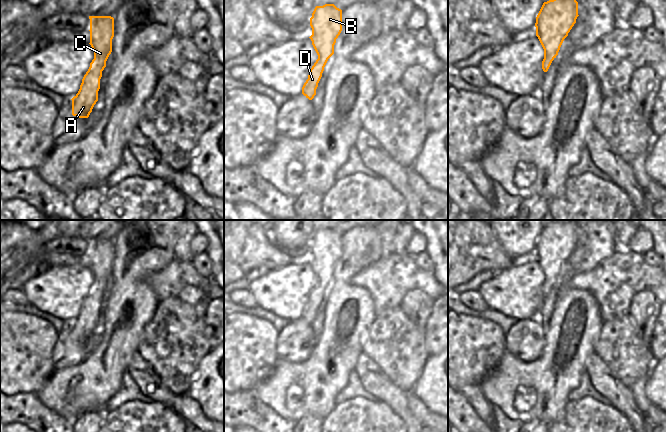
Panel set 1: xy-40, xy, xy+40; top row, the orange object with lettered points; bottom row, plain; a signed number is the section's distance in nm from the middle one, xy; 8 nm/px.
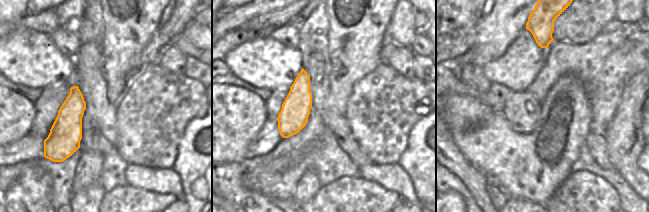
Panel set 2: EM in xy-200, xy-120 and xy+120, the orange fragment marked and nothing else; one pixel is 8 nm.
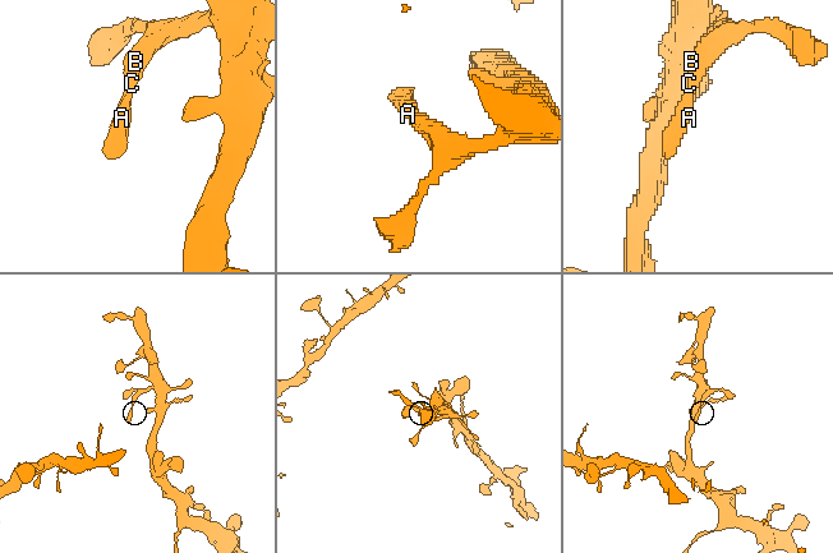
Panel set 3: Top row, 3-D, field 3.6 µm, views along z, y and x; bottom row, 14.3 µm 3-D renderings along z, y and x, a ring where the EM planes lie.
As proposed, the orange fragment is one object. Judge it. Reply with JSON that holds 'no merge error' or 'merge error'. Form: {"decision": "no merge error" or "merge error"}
{"decision": "no merge error"}

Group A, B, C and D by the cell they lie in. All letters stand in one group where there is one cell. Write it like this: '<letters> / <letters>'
A B C D

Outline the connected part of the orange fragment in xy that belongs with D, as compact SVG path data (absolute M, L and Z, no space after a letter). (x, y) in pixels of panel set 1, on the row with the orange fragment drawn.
M334 4L316 6L310 18L312 35L309 37L318 55L310 69L308 79L302 87L302 94L312 100L316 95L328 59L334 54L336 39L342 31L342 10Z

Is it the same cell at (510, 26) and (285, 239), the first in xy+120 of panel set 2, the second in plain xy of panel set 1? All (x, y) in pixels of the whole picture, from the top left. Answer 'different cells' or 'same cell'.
same cell

